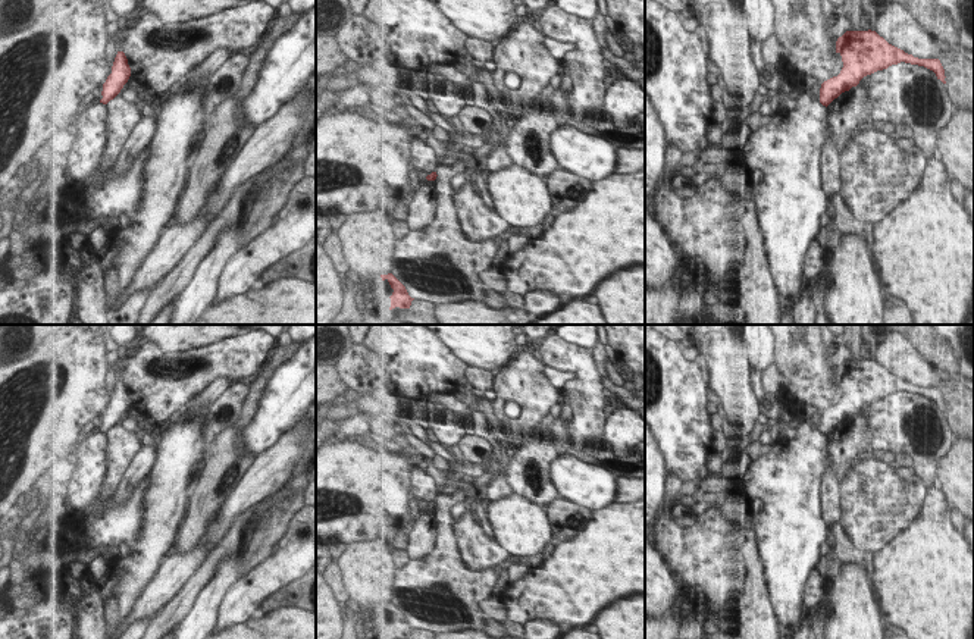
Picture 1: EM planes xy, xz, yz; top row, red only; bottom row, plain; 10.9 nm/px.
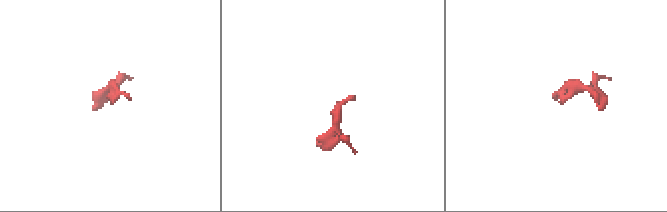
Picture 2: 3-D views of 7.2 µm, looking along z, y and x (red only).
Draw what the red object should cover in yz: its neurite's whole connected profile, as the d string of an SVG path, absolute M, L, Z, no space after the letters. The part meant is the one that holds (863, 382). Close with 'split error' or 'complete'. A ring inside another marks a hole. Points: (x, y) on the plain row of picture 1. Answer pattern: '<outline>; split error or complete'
M846 360L836 370L836 382L842 385L843 397L837 405L821 413L820 432L829 435L842 422L856 416L859 410L877 400L901 391L924 395L933 400L943 413L945 398L939 388L918 388L889 373L876 360Z; complete

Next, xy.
M118 380L112 395L112 402L103 413L103 427L100 429L100 432L107 433L110 429L113 429L128 411L129 405L131 397L128 394L128 388L123 380Z; complete

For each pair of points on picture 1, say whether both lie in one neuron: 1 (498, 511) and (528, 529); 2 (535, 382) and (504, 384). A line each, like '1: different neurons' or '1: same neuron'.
1: same neuron
2: same neuron

